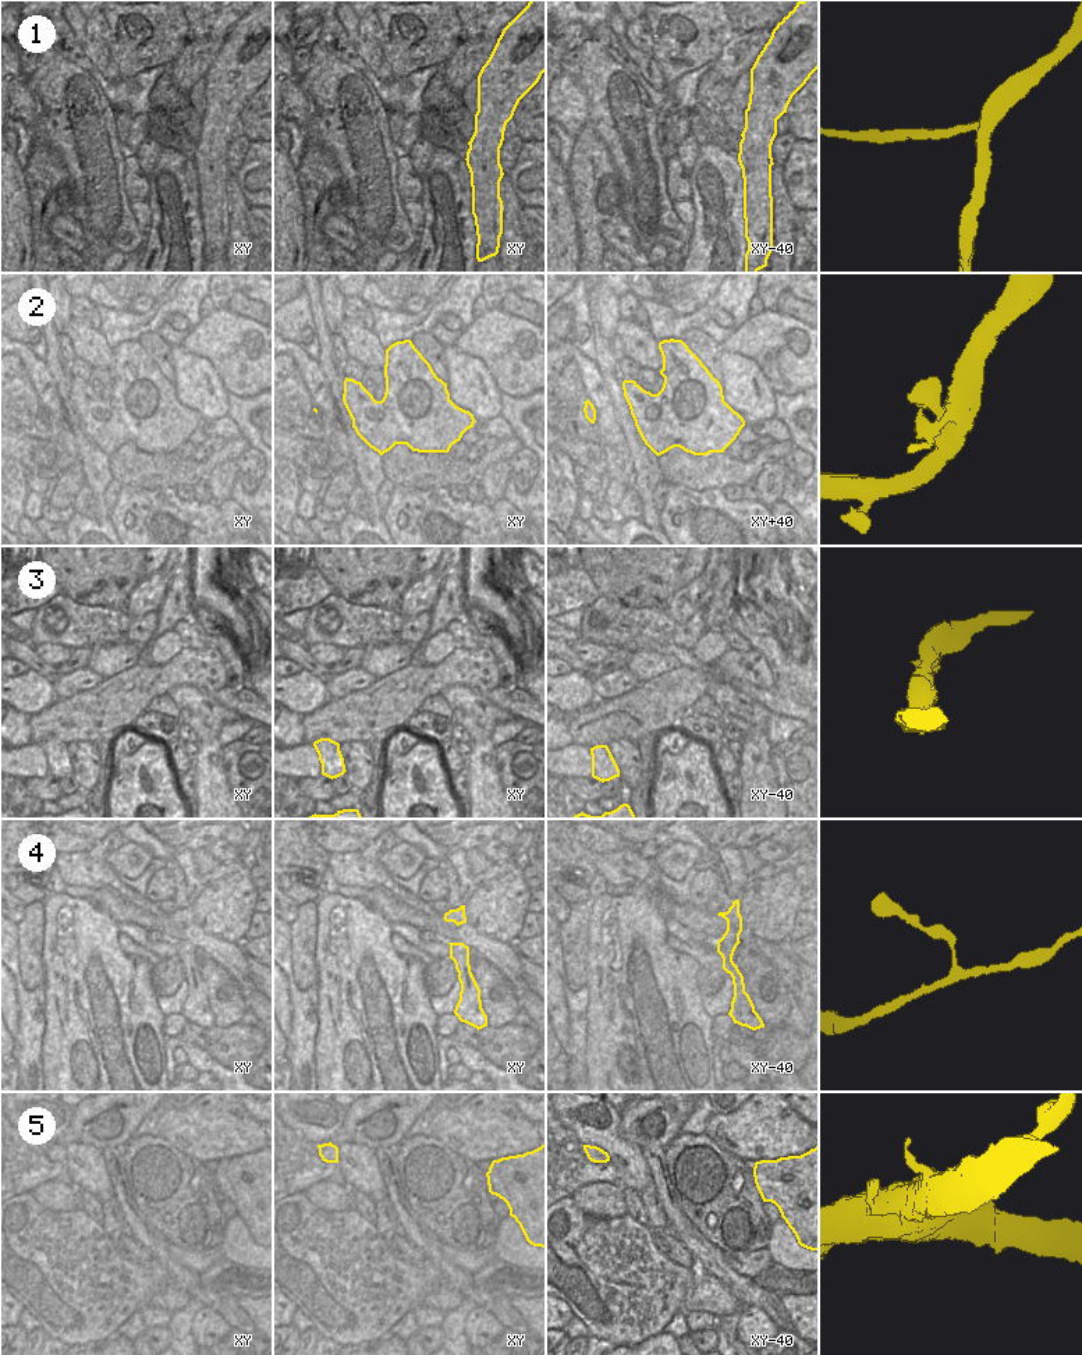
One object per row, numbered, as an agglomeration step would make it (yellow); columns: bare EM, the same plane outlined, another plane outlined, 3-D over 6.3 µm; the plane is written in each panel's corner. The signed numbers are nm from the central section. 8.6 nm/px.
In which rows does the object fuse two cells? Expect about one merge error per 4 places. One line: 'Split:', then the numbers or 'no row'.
Split: no row

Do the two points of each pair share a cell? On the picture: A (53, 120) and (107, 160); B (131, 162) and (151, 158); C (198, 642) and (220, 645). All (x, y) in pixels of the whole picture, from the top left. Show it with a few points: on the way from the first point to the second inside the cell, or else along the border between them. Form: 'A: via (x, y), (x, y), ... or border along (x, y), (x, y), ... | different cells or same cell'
A: via (67, 130), (74, 131), (93, 151) | same cell
B: border along (135, 155), (139, 169), (146, 176) | different cells
C: border along (195, 617), (194, 627), (206, 645) | different cells

